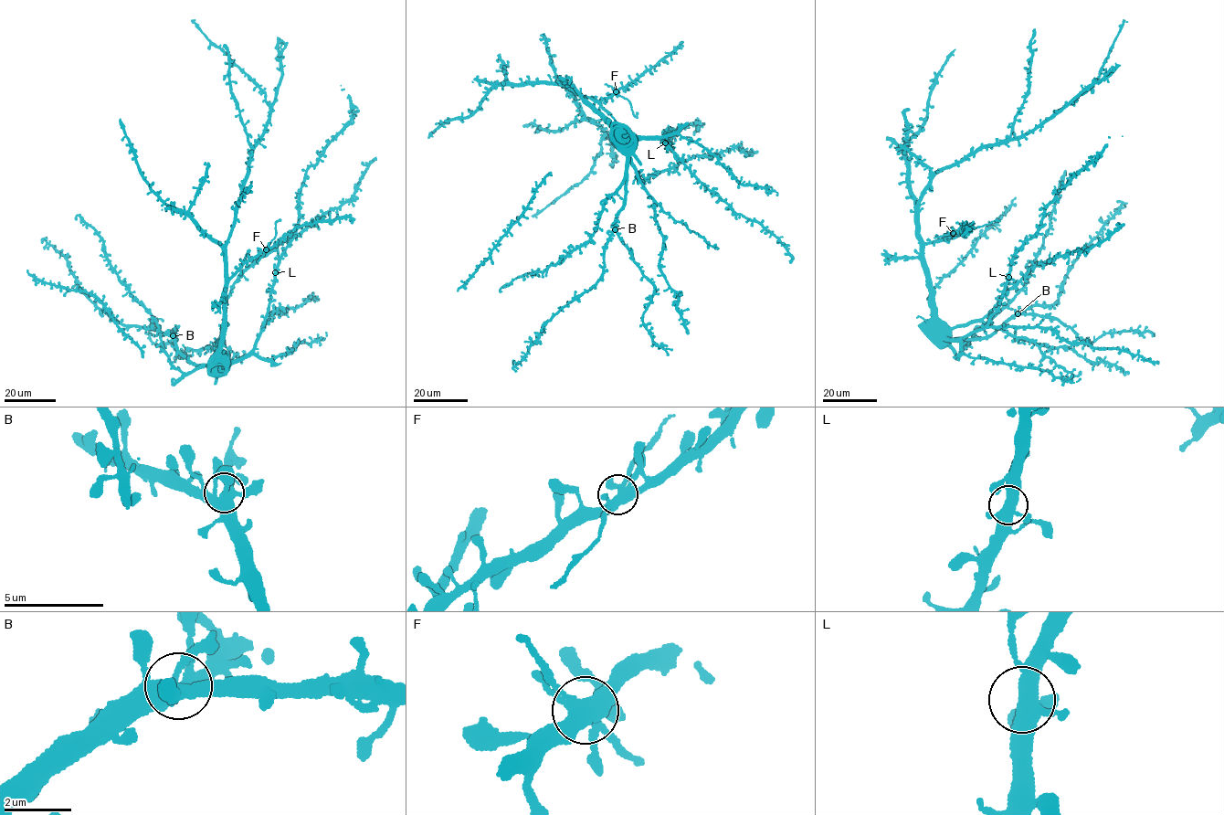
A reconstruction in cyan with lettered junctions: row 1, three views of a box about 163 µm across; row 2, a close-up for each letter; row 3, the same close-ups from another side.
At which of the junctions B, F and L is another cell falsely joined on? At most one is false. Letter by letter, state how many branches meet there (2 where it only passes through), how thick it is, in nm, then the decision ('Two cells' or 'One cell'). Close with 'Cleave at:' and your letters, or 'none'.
B: Branches: 6. Thickness 440 nm. One cell
F: Branches: 7. Thickness 460 nm. One cell
L: Branches: 5. Thickness 420 nm. One cell
Cleave at: none

